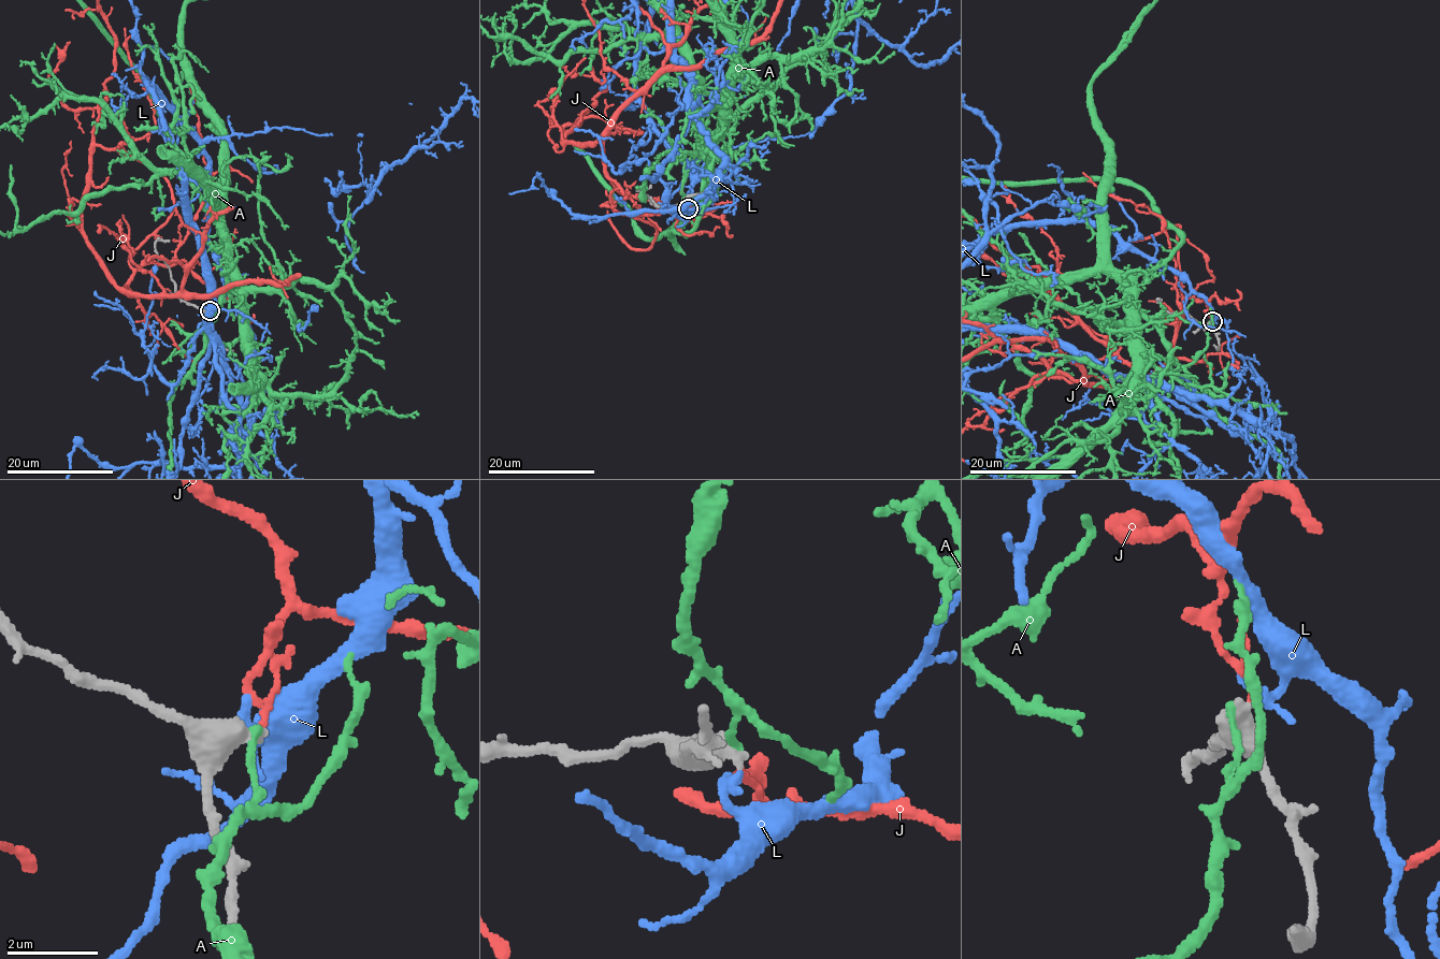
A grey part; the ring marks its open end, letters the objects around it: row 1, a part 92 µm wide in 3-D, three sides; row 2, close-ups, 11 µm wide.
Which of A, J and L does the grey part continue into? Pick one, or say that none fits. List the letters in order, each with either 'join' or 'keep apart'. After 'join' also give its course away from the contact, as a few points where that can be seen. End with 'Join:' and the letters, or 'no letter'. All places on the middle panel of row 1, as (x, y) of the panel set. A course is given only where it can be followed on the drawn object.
A: keep apart
J: keep apart
L: join
Join: L

